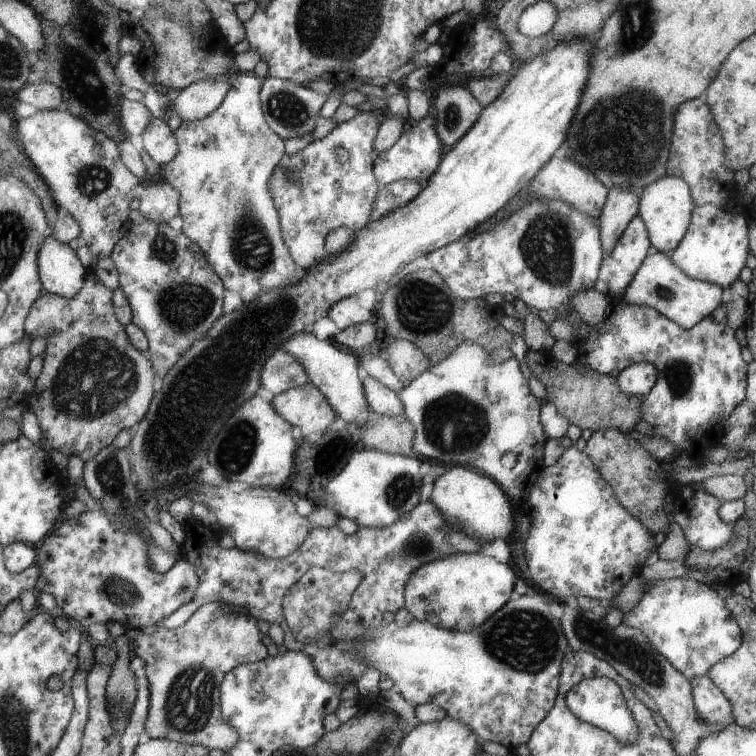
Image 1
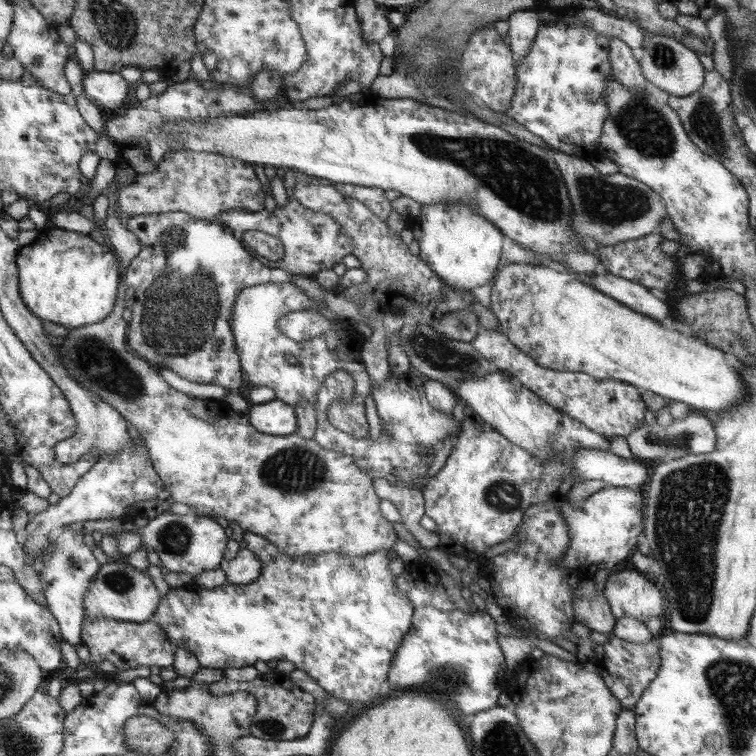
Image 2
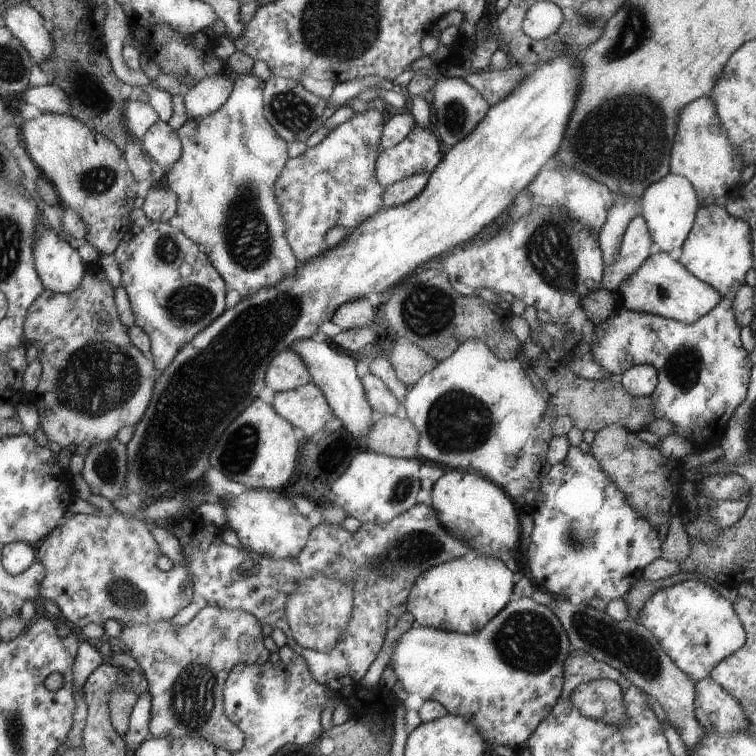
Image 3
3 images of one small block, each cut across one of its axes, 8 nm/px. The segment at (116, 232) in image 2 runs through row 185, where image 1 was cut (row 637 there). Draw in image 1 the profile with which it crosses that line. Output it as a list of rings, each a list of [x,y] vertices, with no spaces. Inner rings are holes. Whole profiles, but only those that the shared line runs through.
[[[211,602],[198,608],[188,623],[174,630],[158,625],[132,626],[124,635],[128,636],[136,656],[144,662],[150,698],[145,726],[150,738],[196,744],[209,750],[219,748],[226,752],[238,744],[238,730],[222,718],[221,683],[225,675],[240,664],[266,660],[266,646],[260,640],[258,620],[251,612],[226,602]]]

